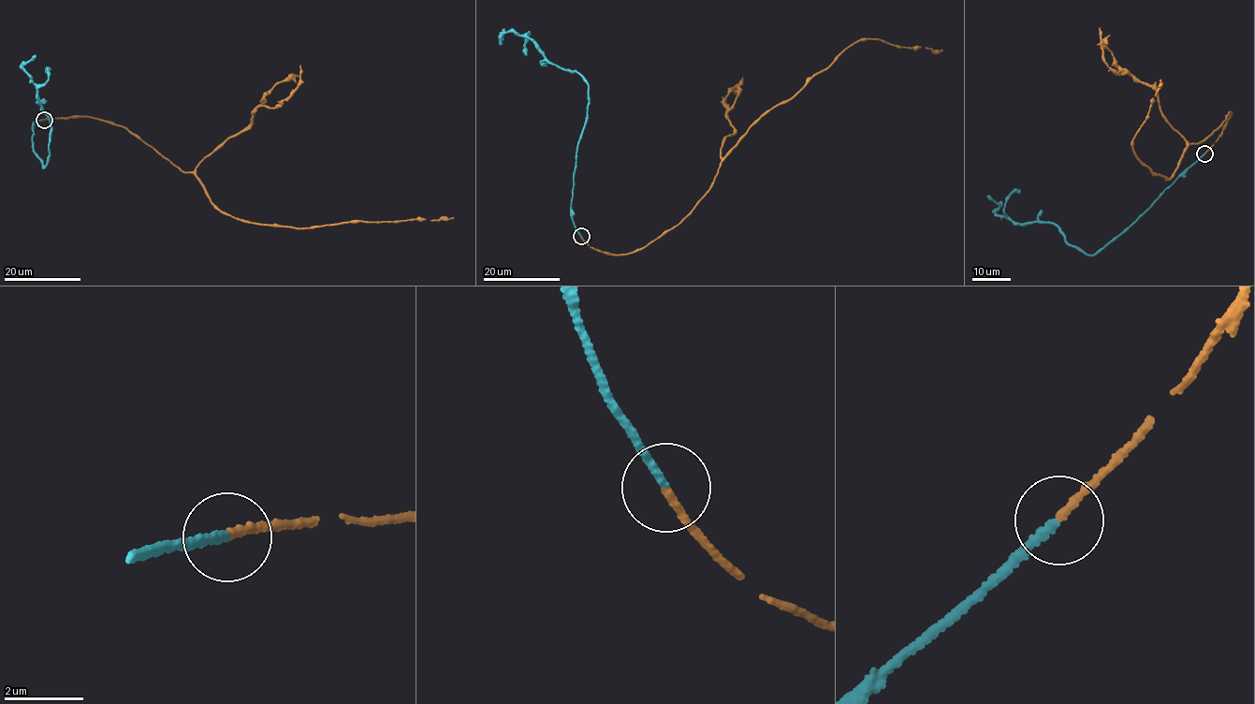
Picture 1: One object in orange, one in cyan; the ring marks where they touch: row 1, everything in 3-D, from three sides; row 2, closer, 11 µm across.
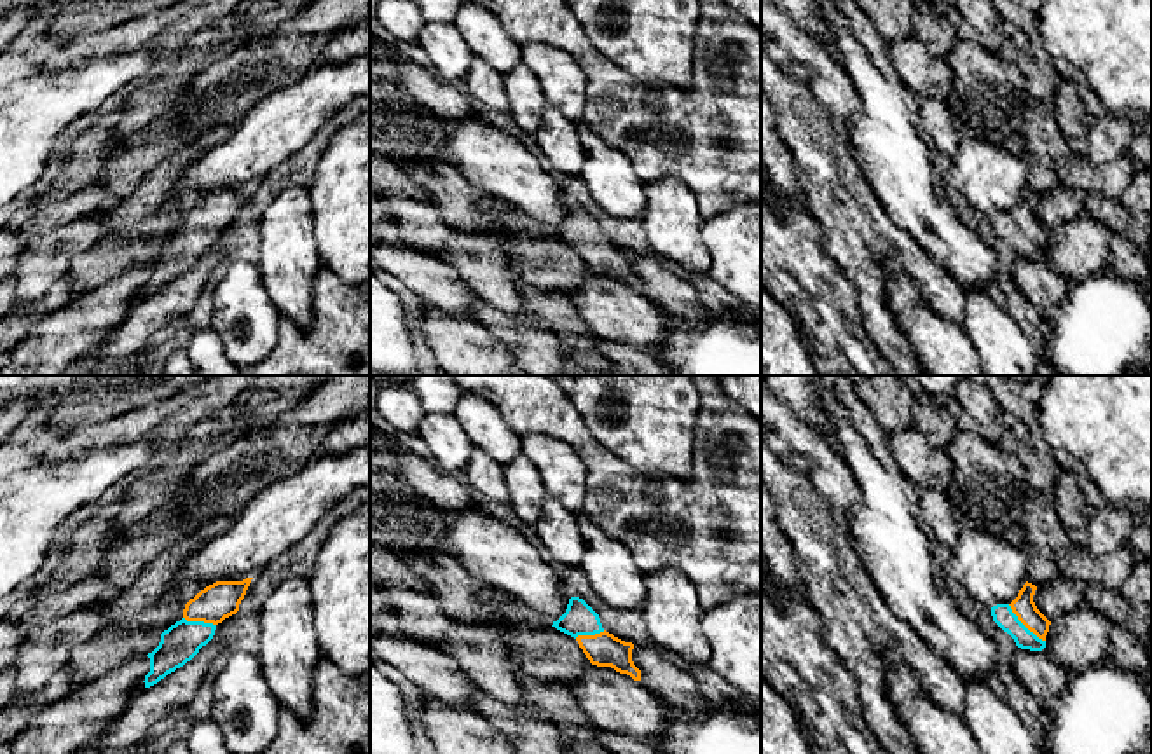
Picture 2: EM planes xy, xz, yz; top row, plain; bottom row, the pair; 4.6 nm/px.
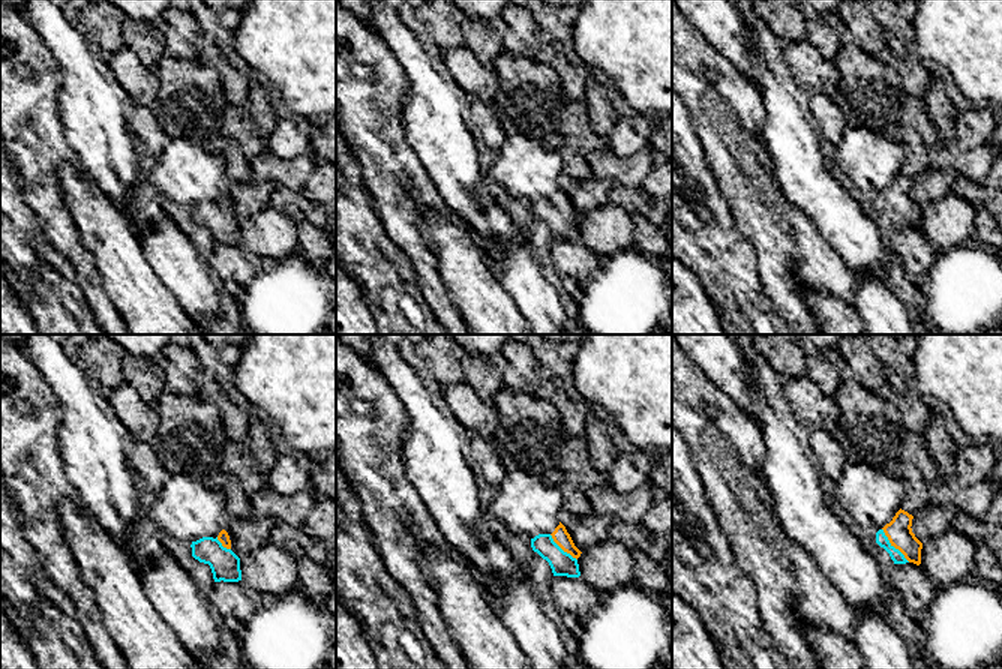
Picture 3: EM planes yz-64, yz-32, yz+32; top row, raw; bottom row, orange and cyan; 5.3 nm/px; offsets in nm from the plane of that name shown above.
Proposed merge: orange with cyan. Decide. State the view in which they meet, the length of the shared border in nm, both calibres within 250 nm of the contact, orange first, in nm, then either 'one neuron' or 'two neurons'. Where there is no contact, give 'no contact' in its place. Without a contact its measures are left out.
yz | 240 nm | 110/100 nm | one neuron

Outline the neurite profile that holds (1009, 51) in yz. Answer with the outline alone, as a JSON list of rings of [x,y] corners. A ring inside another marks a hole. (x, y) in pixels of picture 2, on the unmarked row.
[[[1005,35],[997,54],[1016,63],[1025,72],[1032,99],[1053,101],[1058,80],[1054,66],[1035,61],[1033,56],[1028,51],[1021,51],[1009,35]]]

